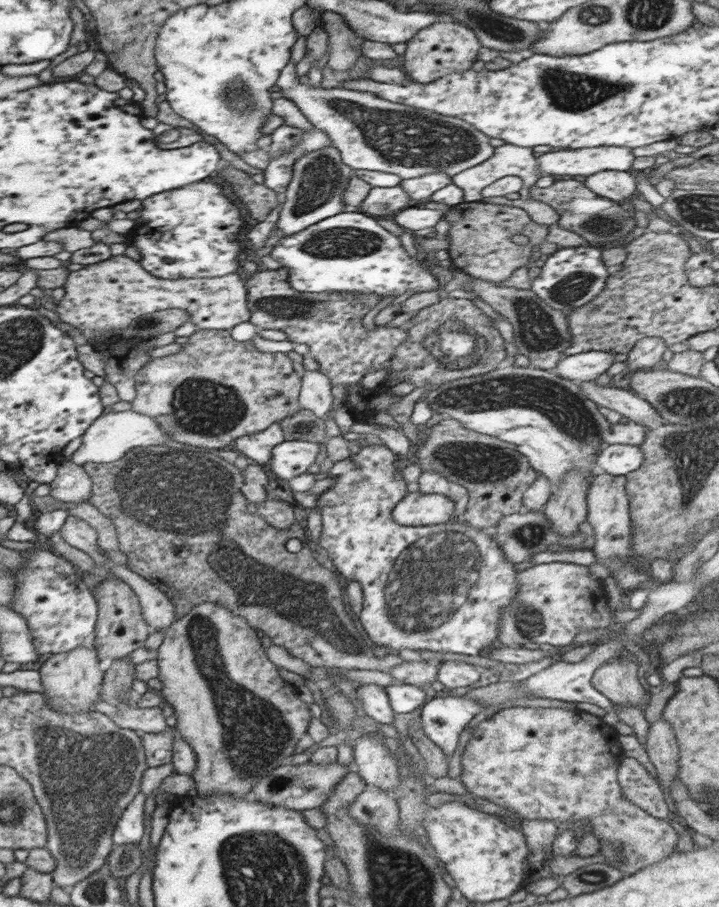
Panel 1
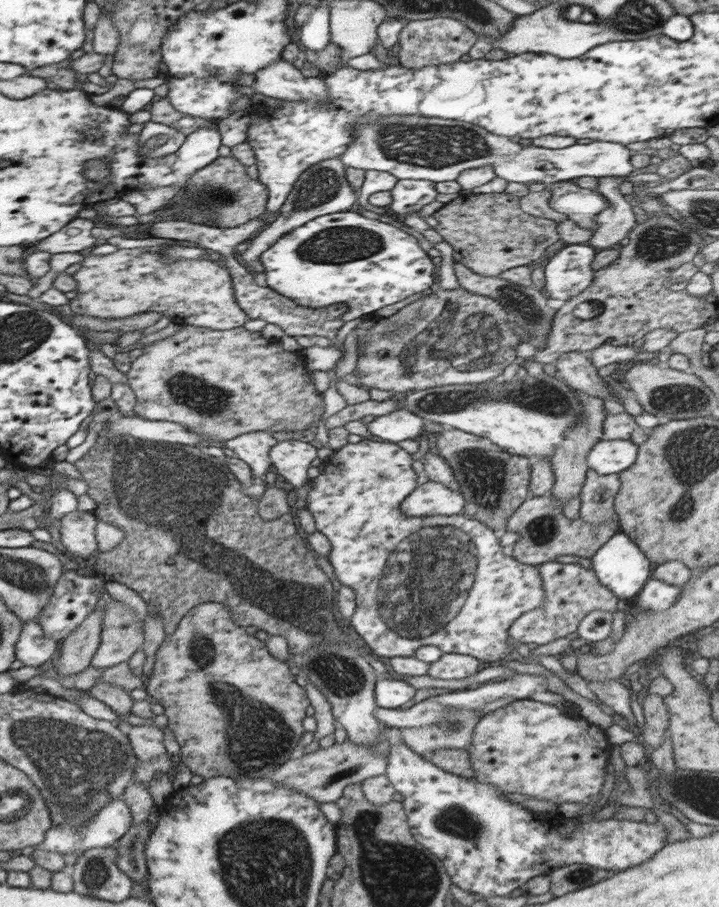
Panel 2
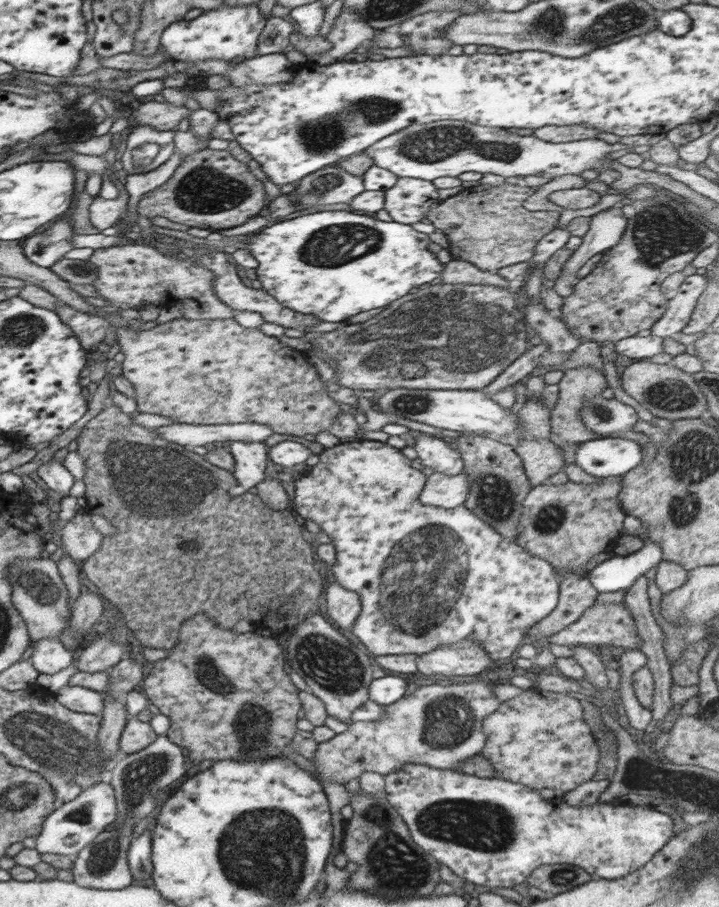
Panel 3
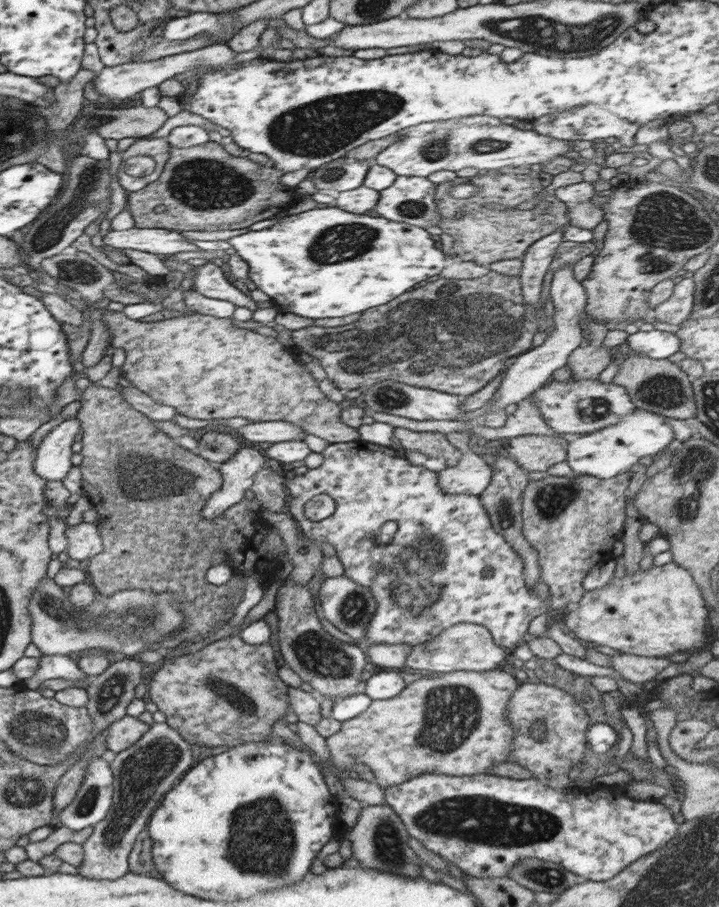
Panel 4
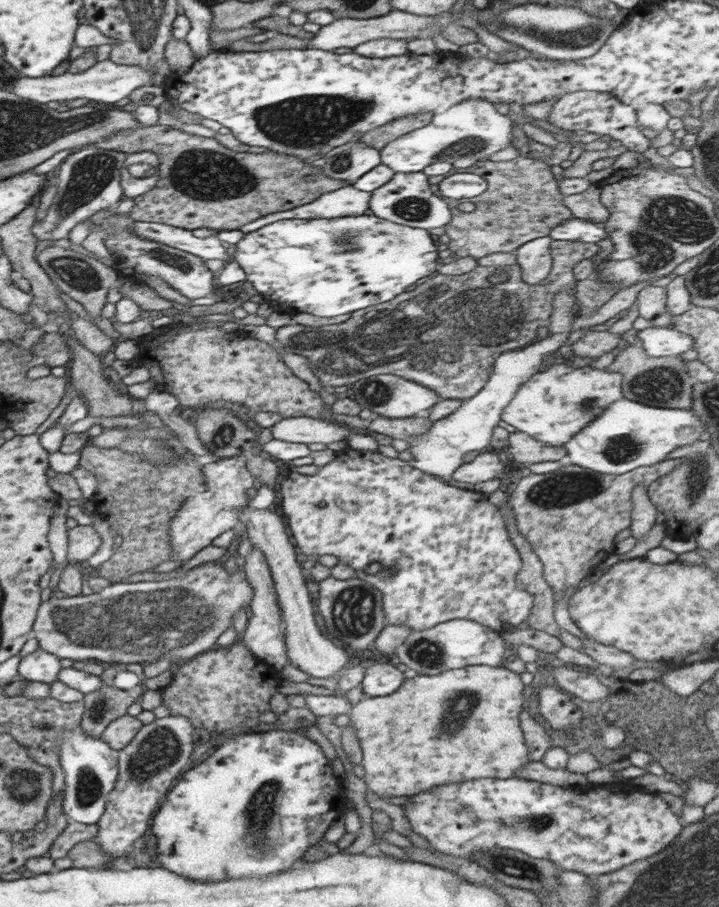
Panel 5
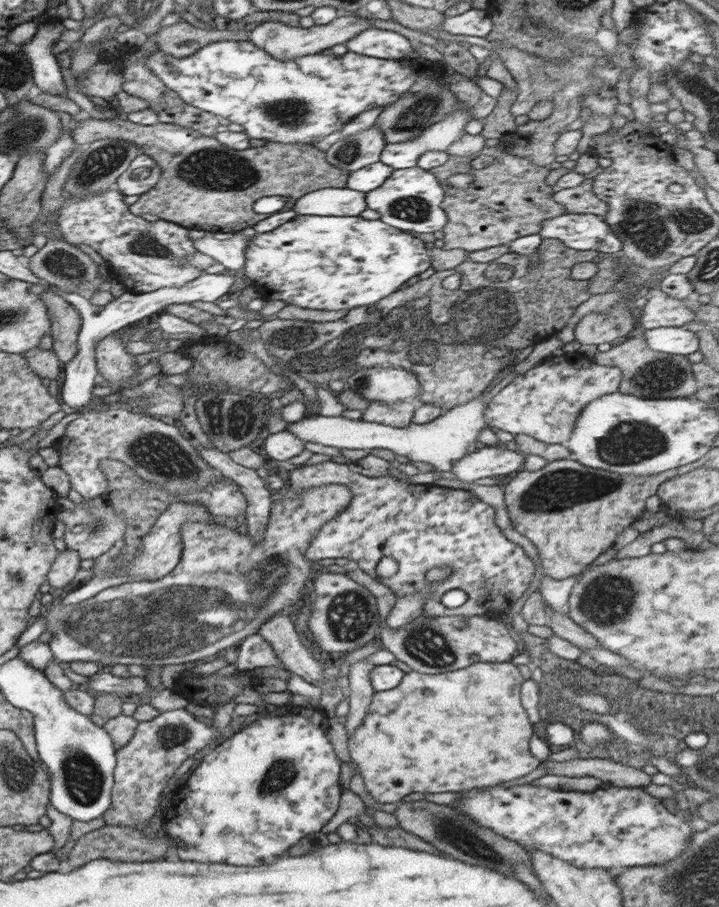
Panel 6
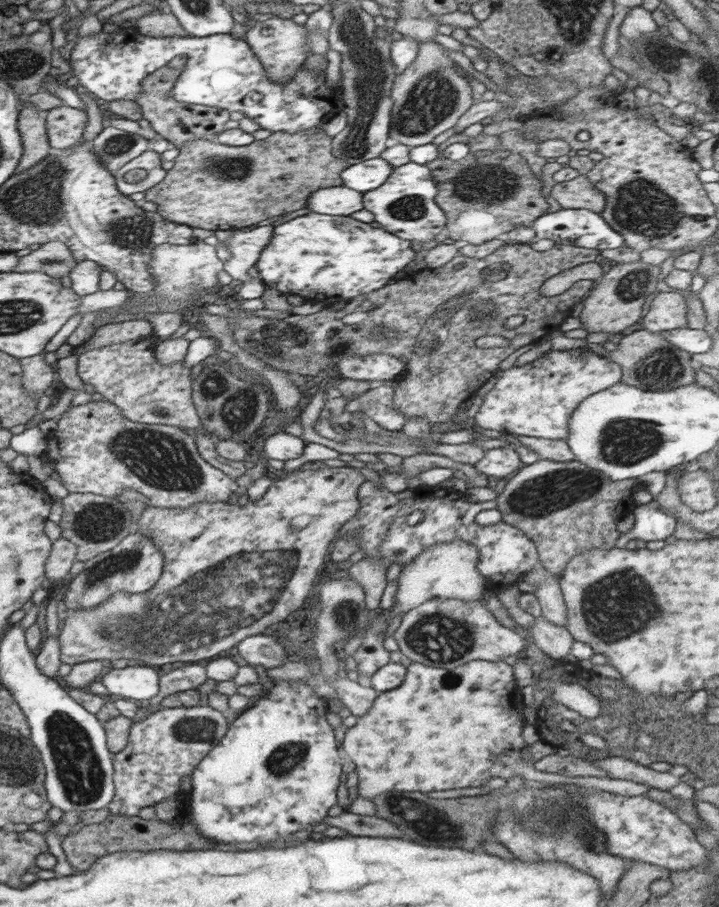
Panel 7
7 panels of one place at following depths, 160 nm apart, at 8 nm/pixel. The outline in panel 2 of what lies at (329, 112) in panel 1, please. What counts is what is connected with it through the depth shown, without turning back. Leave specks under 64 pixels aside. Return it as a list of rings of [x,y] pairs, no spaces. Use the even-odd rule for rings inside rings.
[[[282,57],[259,70],[255,76],[254,90],[272,98],[292,102],[323,102],[329,98],[324,78],[302,75],[300,69]],[[364,115],[351,136],[351,143],[339,158],[345,167],[388,172],[400,180],[454,181],[463,170],[492,166],[497,176],[508,182],[545,182],[549,185],[575,182],[582,176],[625,177],[636,170],[630,163],[630,150],[616,142],[596,140],[561,149],[524,147],[507,136],[492,134],[472,123],[418,115],[388,115],[368,120]]]

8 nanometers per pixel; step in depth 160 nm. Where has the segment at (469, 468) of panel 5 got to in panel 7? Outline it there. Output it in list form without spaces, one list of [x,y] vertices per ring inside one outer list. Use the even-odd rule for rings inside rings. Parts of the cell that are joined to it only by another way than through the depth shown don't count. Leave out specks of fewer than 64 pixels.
[[[513,445],[488,449],[474,465],[477,472],[486,476],[502,478],[524,466],[517,449]]]

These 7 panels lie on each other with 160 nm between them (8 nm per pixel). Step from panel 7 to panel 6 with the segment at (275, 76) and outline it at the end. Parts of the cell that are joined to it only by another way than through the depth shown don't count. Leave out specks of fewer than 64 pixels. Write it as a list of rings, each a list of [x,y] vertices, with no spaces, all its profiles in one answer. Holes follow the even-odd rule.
[[[343,14],[328,24],[314,25],[309,28],[291,27],[279,21],[266,21],[249,28],[249,41],[274,58],[287,61],[307,54],[322,53],[326,49],[332,49],[333,46],[348,43],[352,41],[352,38],[371,27],[368,19],[362,19],[362,17],[351,14]]]

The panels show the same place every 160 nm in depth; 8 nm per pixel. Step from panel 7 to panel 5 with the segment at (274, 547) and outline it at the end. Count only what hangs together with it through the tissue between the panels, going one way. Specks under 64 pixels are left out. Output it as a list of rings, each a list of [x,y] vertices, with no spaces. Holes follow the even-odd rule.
[[[220,560],[202,563],[178,579],[113,582],[97,593],[72,597],[55,592],[48,600],[40,603],[31,636],[38,640],[40,649],[59,659],[71,658],[74,662],[141,663],[144,666],[144,678],[156,677],[168,670],[171,661],[191,659],[218,647],[216,640],[233,625],[234,613],[251,601],[253,589],[247,582],[241,561],[229,560],[222,566]]]

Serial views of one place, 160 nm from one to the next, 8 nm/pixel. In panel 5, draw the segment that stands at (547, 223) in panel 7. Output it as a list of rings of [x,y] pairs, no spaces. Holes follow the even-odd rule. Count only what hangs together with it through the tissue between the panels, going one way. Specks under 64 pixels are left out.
[[[574,217],[555,226],[549,236],[552,240],[578,240],[586,244],[594,244],[599,240],[610,238],[601,224]]]

